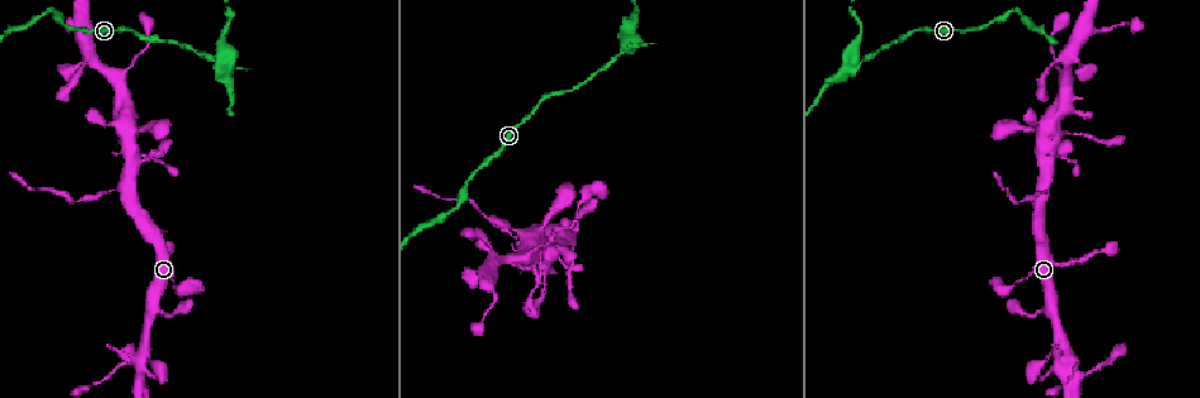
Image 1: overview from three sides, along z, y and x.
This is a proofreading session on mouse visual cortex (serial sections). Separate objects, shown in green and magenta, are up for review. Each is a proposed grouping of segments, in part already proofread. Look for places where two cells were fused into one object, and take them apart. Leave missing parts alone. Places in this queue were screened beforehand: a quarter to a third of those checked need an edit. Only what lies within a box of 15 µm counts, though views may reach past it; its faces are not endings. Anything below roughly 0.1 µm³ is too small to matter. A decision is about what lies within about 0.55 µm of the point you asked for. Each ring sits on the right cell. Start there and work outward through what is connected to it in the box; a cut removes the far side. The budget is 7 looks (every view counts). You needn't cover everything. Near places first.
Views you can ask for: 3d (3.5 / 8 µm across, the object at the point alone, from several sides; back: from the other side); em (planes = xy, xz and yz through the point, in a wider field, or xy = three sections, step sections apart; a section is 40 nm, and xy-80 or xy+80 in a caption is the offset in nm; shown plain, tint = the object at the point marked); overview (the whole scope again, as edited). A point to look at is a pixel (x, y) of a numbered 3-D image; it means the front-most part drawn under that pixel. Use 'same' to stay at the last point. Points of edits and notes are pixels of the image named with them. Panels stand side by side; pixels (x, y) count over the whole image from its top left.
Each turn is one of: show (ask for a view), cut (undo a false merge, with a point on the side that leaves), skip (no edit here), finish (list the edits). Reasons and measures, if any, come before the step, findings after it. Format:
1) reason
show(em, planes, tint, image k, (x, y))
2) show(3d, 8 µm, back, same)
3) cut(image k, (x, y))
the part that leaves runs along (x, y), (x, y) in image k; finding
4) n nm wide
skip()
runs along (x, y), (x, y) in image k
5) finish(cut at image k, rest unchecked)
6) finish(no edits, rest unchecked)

arms part here
show(3d, 3.5 µm, image 1, (119, 189))

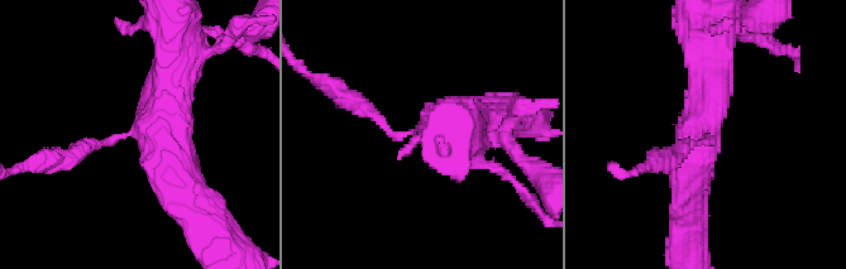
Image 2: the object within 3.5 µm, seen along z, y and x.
3 arms; arms of 100, 450, 500 nm
show(em, xy, step 3, tint, image 2, (145, 130))

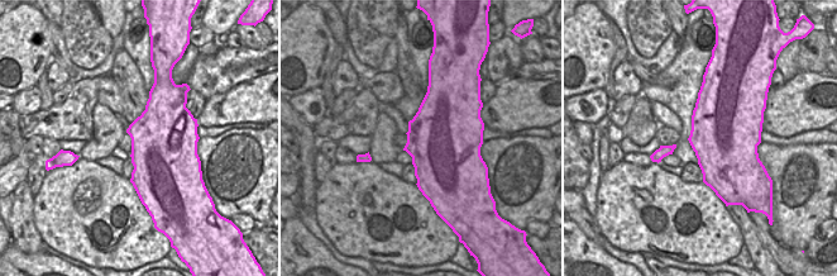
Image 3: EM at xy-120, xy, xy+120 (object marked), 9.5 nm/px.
show(em, xy, step 1, tint, same)

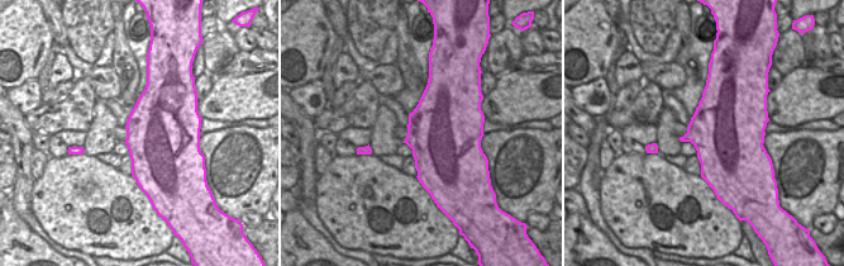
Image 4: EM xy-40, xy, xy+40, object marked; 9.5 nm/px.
700 nm wide
cut(image 2, (368, 111))
the part that leaves runs along (404, 137), (314, 77) in image 2; two cells meet here

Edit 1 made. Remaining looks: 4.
sudden change in width
show(3d, 3.5 µm, image 1, (226, 69))

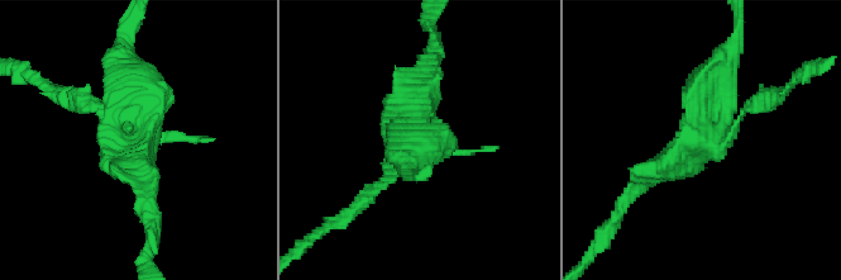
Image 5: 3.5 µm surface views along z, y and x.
show(em, xy, step 1, tint, image 5, (718, 133))

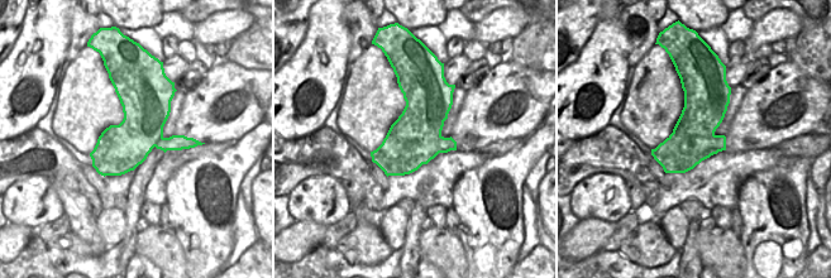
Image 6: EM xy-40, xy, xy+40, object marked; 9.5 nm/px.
cut(image 5, (405, 118))
the part that leaves runs along (718, 133), (710, 84), (739, 33) in image 5; two cells meet here

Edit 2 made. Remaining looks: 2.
show(3d, 3.5 µm, image 1, (570, 227))

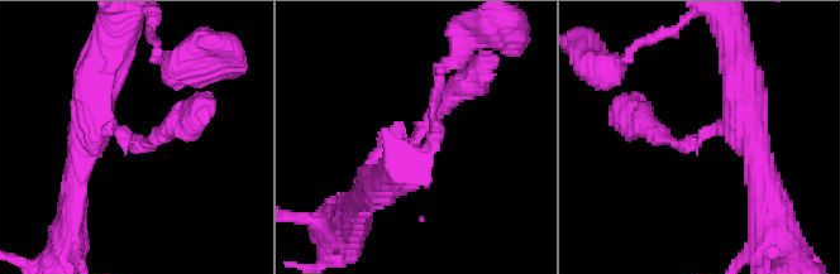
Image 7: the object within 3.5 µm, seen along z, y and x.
shape alone is not enough
show(em, xy, step 2, tint, image 7, (697, 141))

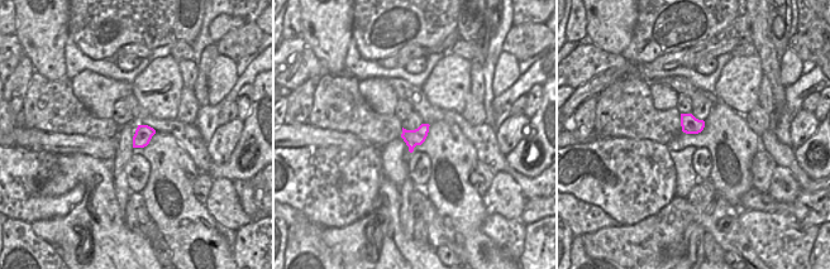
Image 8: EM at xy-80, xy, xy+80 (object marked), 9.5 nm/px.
skip()
runs along (377, 184), (439, 104), (471, 81) in image 7; one cell here

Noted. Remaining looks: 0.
finish(cut at image 2, cut at image 5, rest unchecked)

